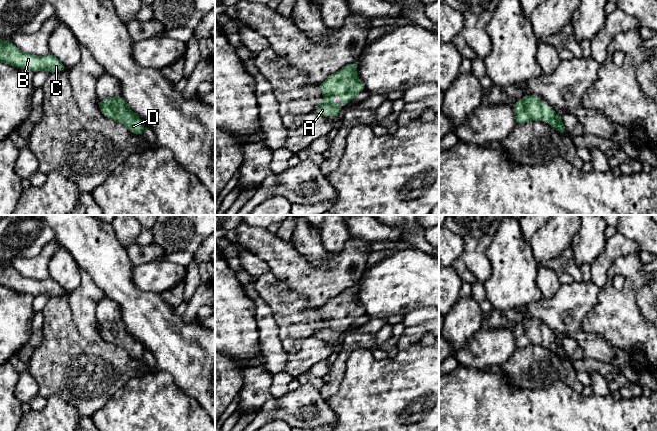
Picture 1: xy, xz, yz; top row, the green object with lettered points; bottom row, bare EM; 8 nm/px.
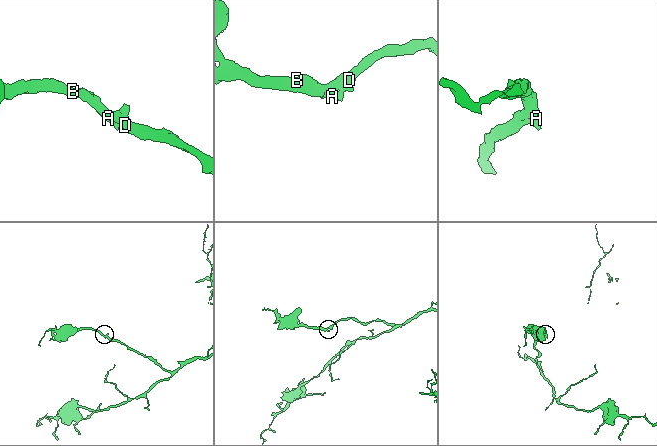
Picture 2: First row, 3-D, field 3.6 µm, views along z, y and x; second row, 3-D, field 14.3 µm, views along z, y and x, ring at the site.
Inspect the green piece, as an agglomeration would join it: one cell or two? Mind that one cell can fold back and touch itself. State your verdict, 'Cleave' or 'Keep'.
Keep

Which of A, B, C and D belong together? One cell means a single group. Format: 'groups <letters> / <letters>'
groups A B C D

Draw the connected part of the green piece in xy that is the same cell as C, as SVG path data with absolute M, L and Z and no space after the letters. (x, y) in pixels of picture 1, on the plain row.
M0 264L0 286L32 296L46 294L49 297L67 293L51 277L40 281L21 276L11 265Z

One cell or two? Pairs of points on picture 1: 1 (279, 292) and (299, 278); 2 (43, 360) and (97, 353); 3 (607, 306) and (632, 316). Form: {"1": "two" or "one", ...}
{"1": "two", "2": "one", "3": "one"}

